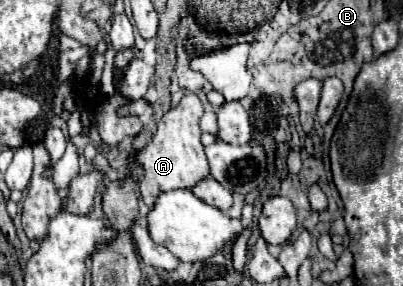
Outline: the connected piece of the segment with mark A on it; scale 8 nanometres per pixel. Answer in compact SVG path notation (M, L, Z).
M195 94L183 96L177 108L171 108L157 124L157 132L151 142L137 152L135 162L143 168L143 180L139 180L141 200L151 208L155 204L155 196L159 192L169 192L177 188L191 190L199 180L211 176L211 168L207 164L207 156L201 144L201 128L199 118L203 116L203 104Z

